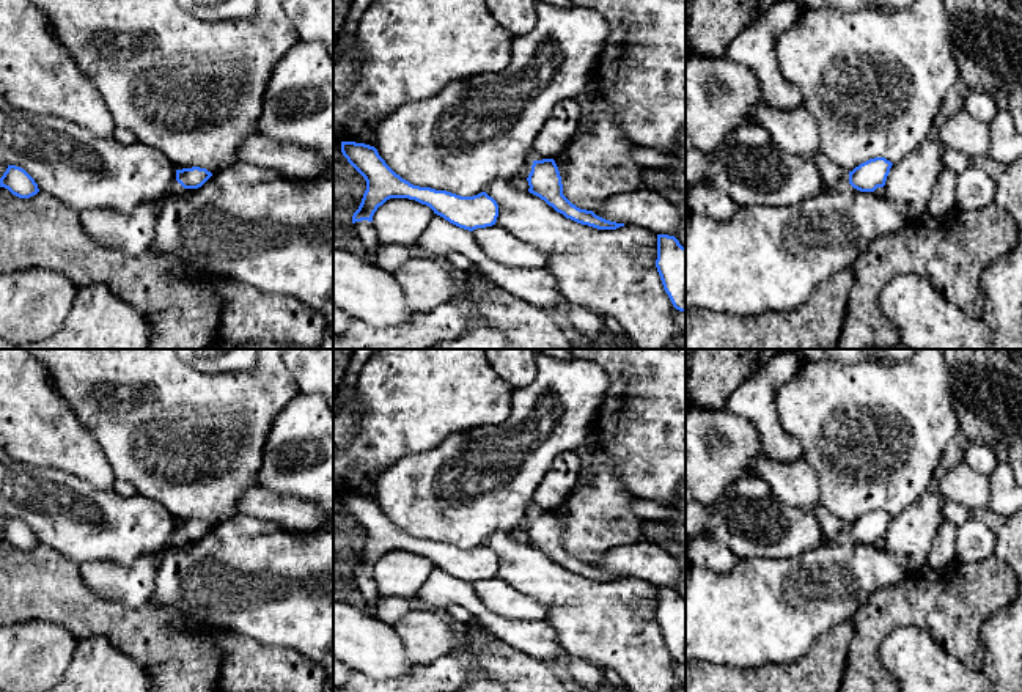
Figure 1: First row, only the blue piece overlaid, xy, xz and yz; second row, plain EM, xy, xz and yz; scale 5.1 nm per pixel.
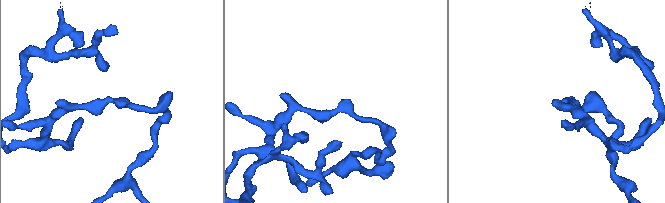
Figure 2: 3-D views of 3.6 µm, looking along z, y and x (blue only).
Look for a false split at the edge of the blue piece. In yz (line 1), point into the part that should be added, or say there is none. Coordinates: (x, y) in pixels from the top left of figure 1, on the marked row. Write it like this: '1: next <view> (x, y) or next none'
1: next none

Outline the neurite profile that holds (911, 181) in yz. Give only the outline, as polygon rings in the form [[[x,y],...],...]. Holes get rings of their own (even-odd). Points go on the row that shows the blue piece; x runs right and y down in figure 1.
[[[925,142],[890,168],[884,186],[885,197],[904,204],[912,219],[923,215],[932,189],[947,168],[942,151],[940,142]]]

